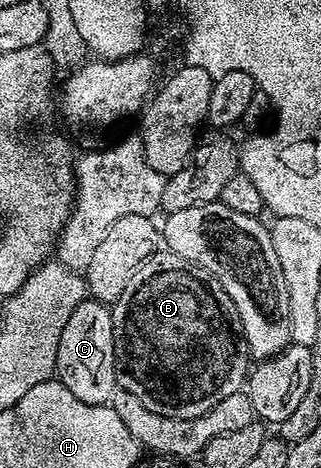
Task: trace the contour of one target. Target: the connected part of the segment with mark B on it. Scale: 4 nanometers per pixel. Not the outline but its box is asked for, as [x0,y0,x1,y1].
[112,263,252,419]

